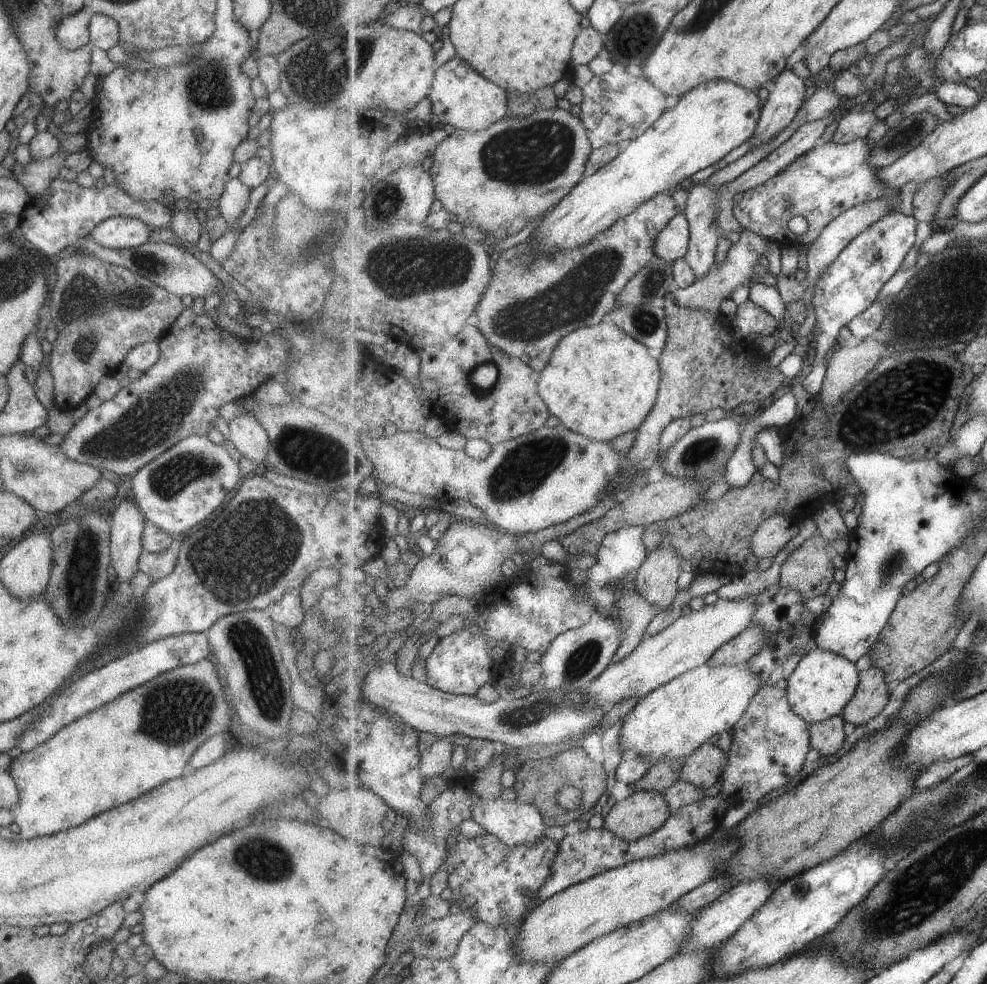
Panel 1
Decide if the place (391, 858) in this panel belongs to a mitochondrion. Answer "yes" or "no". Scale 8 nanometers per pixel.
no

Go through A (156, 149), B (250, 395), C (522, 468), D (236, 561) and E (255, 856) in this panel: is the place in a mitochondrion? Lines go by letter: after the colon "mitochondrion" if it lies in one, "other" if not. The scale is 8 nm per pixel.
A: other
B: other
C: mitochondrion
D: mitochondrion
E: mitochondrion

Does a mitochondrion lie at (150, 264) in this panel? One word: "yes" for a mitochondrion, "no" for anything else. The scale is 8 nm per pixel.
yes

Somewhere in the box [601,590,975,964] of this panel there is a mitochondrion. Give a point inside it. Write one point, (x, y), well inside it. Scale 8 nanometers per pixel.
(924, 812)

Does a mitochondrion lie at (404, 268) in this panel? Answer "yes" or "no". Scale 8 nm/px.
yes

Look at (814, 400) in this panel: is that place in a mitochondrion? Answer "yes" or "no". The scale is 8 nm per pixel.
no

